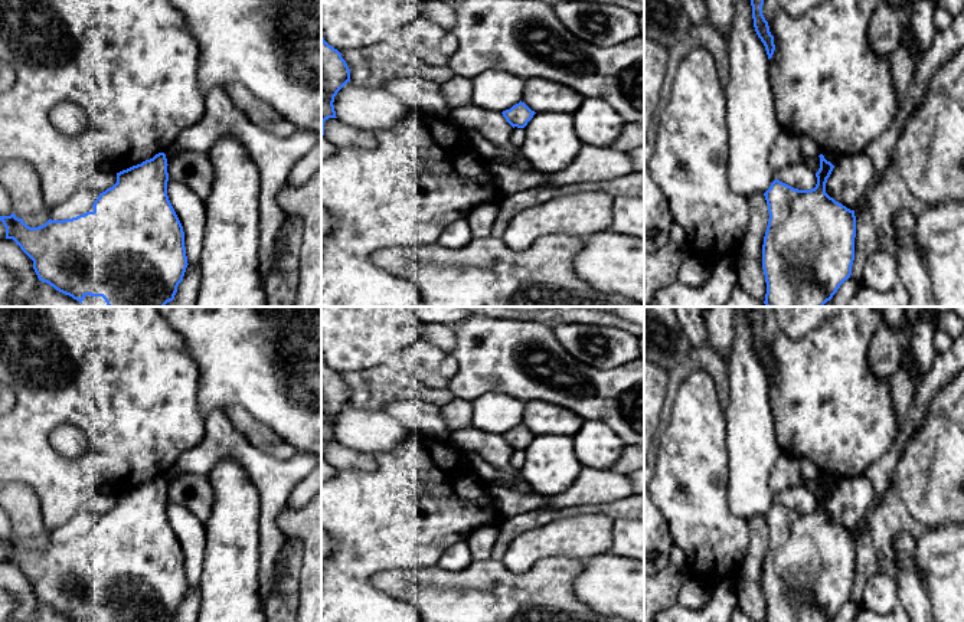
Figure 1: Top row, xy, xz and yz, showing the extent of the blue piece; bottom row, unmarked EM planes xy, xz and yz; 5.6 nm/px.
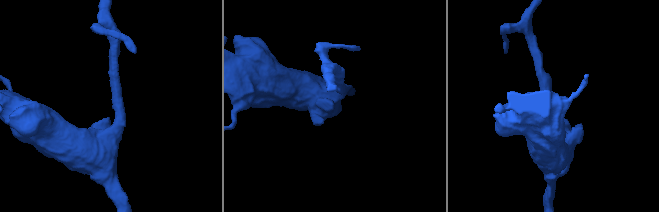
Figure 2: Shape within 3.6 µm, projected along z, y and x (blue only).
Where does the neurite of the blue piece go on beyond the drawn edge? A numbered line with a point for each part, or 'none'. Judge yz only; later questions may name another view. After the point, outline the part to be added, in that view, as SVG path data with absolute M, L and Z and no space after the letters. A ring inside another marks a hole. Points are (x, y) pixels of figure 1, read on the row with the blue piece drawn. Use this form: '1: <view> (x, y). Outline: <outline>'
none

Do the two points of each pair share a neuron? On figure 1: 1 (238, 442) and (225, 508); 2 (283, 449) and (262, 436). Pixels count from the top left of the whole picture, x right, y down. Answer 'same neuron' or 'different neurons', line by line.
1: different neurons
2: same neuron

